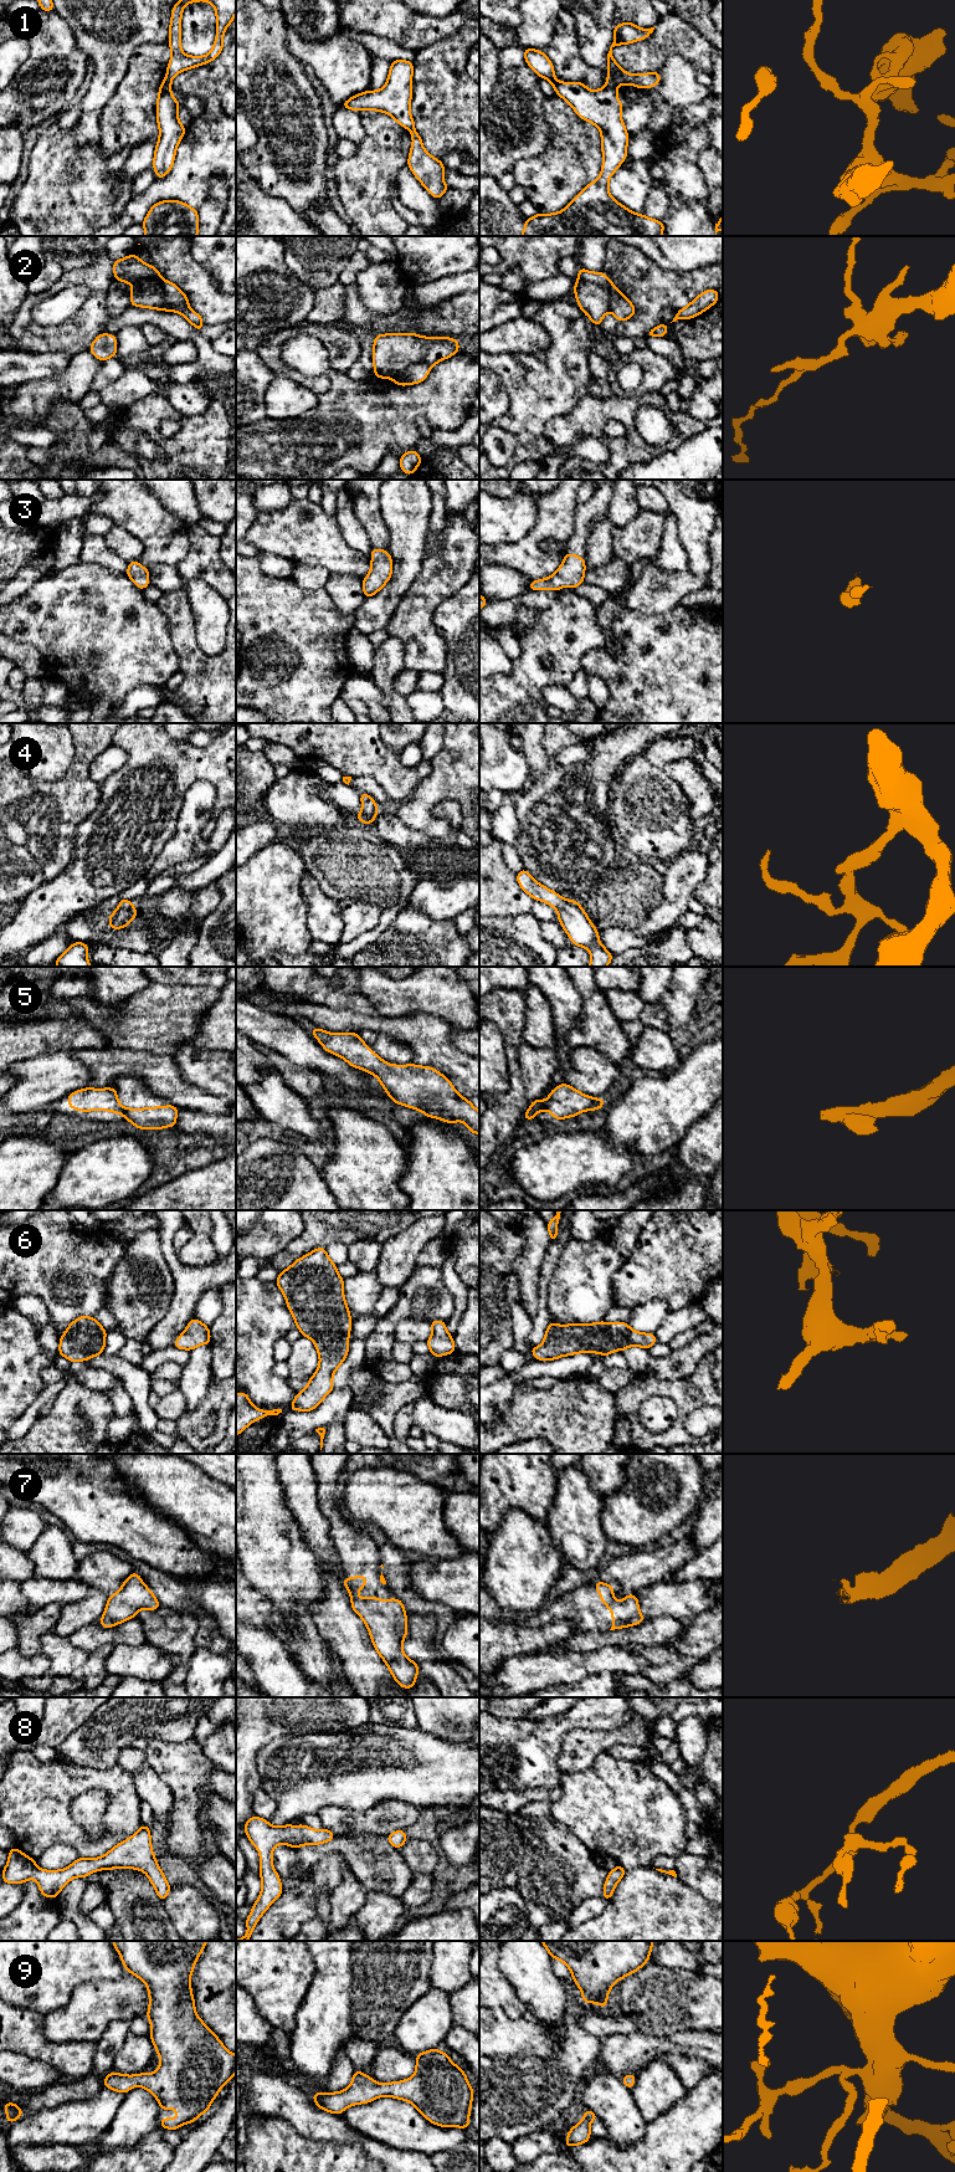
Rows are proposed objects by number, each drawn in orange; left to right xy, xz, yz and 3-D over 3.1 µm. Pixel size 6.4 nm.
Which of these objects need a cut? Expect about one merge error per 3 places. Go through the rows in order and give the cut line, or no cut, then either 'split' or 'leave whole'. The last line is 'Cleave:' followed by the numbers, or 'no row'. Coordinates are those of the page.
1: cut yz (609, 72), (619, 83); split
2: cut xy (133, 283), (150, 278), (155, 280), (163, 292), (162, 310); split
3: cut none; leave whole
4: cut none; leave whole
5: cut xy (121, 1106), (124, 1116); split
6: cut none; leave whole
7: cut none; leave whole
8: cut none; leave whole
9: cut none; leave whole
Cleave: 1, 2, 5

